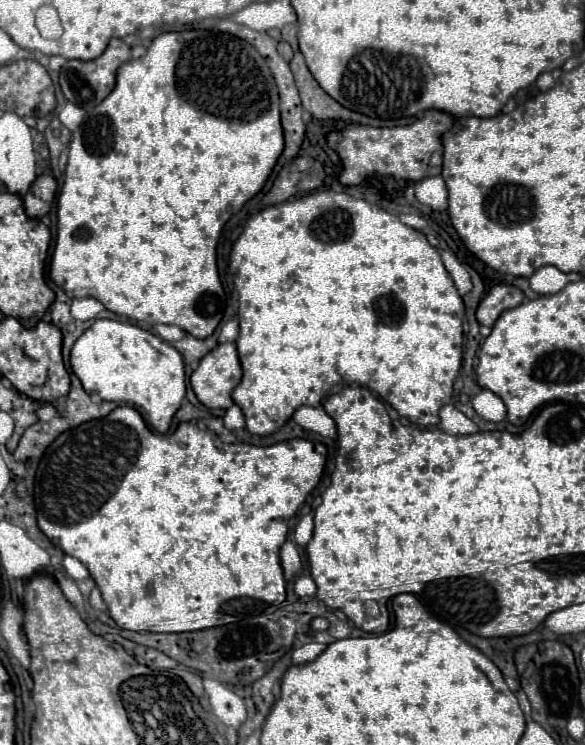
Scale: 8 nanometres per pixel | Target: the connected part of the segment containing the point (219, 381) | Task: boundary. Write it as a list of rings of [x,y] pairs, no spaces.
[[[223,343],[201,361],[191,375],[191,387],[197,399],[209,409],[229,409],[231,393],[243,377],[235,343]]]

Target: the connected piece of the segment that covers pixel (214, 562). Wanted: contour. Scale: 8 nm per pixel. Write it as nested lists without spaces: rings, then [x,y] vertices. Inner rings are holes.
[[[117,407],[113,413],[109,413],[107,417],[103,419],[95,419],[95,421],[87,421],[71,431],[65,431],[61,433],[45,451],[45,455],[41,457],[41,463],[39,463],[39,469],[37,469],[37,477],[35,477],[35,505],[37,505],[37,521],[39,521],[39,527],[41,531],[53,541],[55,539],[55,545],[61,547],[67,555],[79,559],[81,563],[87,565],[91,577],[95,579],[99,591],[103,593],[103,599],[109,607],[109,613],[111,617],[117,621],[117,625],[121,629],[131,629],[131,631],[155,631],[155,633],[181,633],[181,631],[199,631],[199,629],[209,629],[209,627],[219,627],[219,625],[227,625],[231,623],[229,621],[223,621],[227,619],[227,613],[223,613],[223,605],[233,601],[233,599],[239,599],[239,597],[251,597],[251,599],[259,599],[259,601],[265,601],[265,603],[283,603],[285,601],[285,577],[283,577],[283,569],[281,569],[281,561],[279,561],[279,549],[281,545],[287,541],[287,535],[289,535],[289,521],[291,517],[295,517],[299,505],[305,501],[305,497],[317,487],[321,475],[323,475],[323,467],[325,467],[325,457],[327,457],[327,449],[323,443],[313,443],[313,441],[305,441],[305,439],[289,439],[289,441],[283,441],[283,443],[275,443],[271,447],[257,447],[257,445],[247,445],[247,443],[233,443],[233,445],[227,445],[223,443],[213,431],[201,431],[197,425],[193,423],[181,423],[175,433],[169,433],[169,435],[159,435],[159,433],[153,433],[145,419],[141,417],[141,413],[133,407]]]

